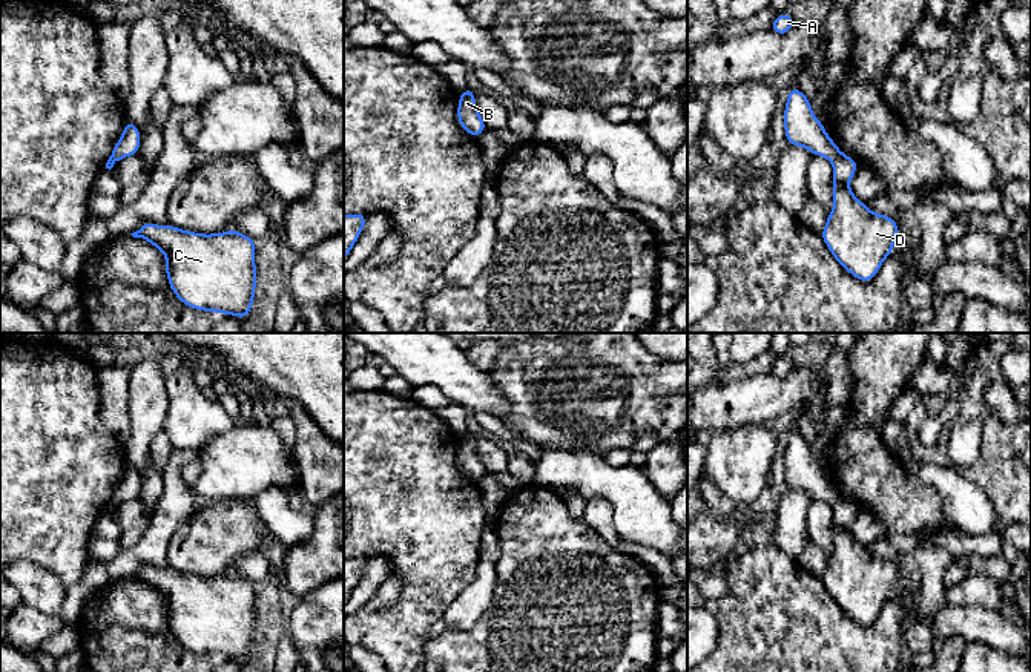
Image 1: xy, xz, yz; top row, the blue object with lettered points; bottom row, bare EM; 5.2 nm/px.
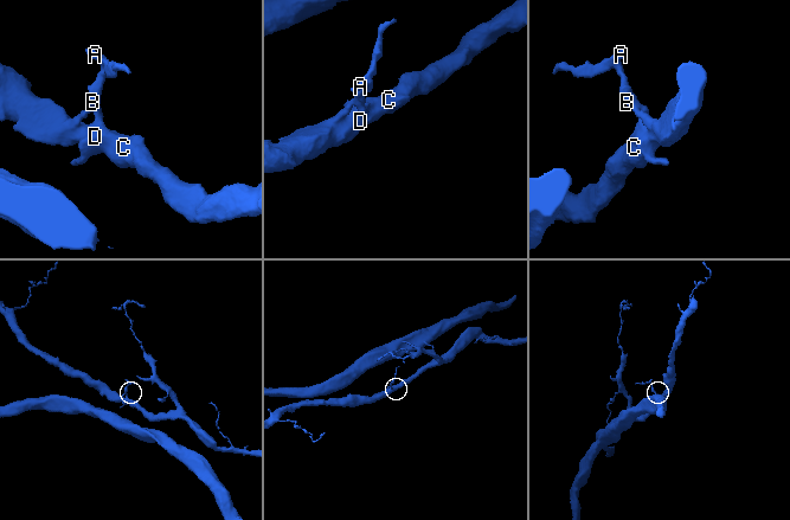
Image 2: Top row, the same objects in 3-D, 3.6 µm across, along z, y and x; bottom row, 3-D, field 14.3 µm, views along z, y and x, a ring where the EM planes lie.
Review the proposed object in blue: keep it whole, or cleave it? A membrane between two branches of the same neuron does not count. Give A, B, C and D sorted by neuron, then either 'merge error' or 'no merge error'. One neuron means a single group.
A B / C D | merge error

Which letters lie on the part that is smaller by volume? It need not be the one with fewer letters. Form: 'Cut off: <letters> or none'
Cut off: A, B

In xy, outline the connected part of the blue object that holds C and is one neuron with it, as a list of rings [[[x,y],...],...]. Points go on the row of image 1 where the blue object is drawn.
[[[155,222],[130,235],[164,253],[170,290],[184,305],[249,318],[258,281],[256,239],[233,229],[204,235]]]

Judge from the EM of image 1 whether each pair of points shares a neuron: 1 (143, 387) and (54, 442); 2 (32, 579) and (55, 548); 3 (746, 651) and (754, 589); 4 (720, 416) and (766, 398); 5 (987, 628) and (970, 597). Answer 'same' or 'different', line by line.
1: different
2: different
3: same
4: same
5: different

